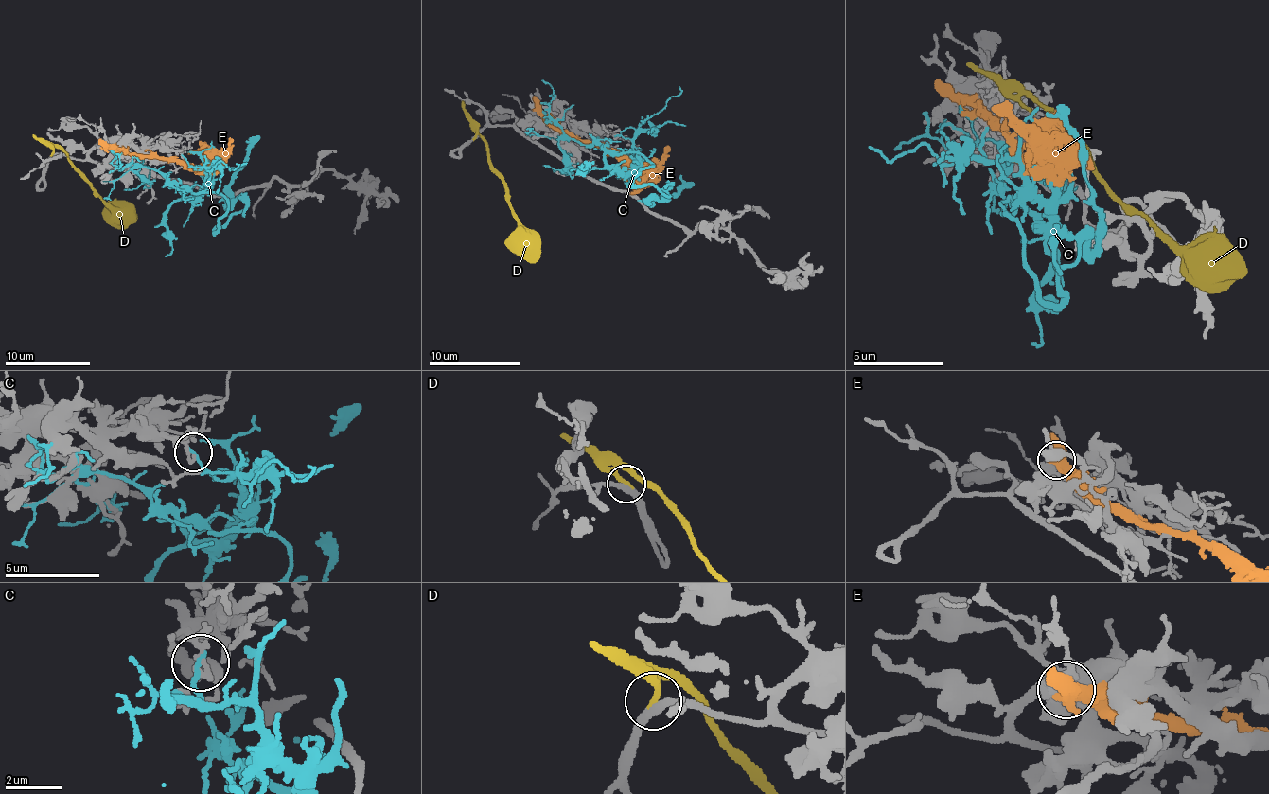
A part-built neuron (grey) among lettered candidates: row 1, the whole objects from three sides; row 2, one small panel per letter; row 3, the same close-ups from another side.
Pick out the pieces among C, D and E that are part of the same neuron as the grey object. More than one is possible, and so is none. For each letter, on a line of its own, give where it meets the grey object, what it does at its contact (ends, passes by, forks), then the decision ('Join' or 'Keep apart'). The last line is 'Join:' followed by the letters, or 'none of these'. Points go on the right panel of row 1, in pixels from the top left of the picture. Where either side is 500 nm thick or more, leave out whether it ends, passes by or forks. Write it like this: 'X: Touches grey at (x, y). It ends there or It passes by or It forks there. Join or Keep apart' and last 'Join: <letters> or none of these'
C: Touches grey at (984, 134). It ends there. Keep apart
D: Touches grey at (1029, 110). It ends there. Join
E: Touches grey at (959, 95). It passes by. Keep apart
Join: D

